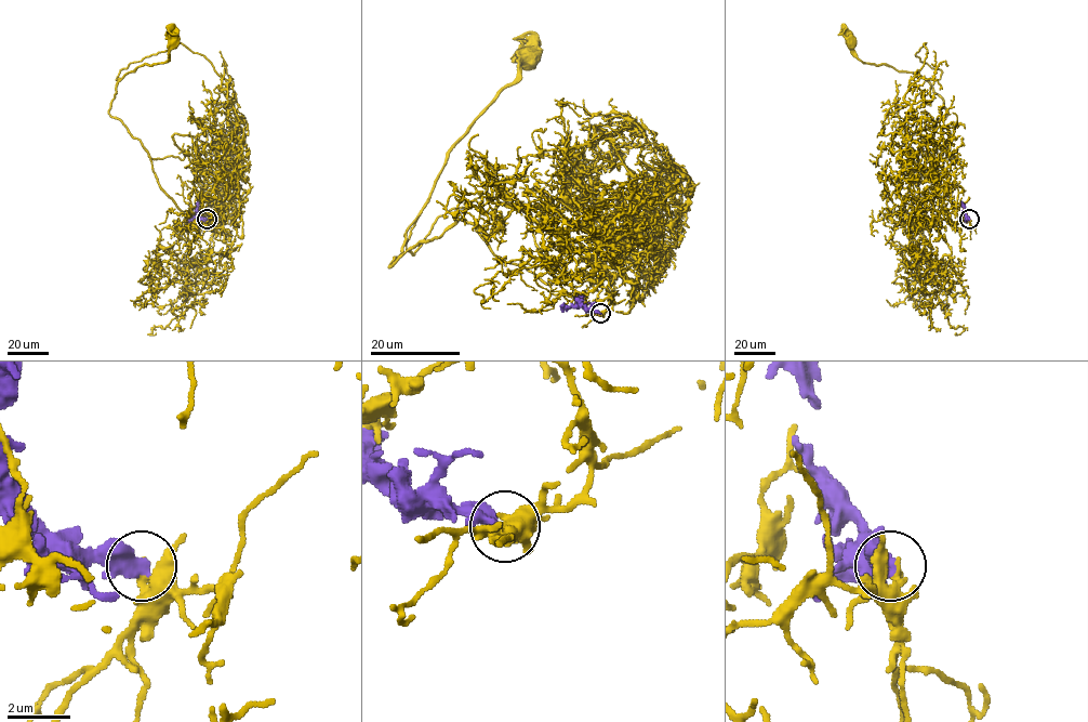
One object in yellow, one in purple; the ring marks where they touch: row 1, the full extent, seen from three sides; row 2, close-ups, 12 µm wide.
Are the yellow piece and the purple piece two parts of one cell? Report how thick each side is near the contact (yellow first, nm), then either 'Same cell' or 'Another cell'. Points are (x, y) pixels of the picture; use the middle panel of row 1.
Thickness 280 nm (yellow) against 480 nm. Another cell

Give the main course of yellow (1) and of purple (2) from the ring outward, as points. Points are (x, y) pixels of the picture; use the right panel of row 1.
1: (969, 219), (943, 227), (918, 195), (943, 101), (850, 44)
2: (969, 219), (962, 201)

